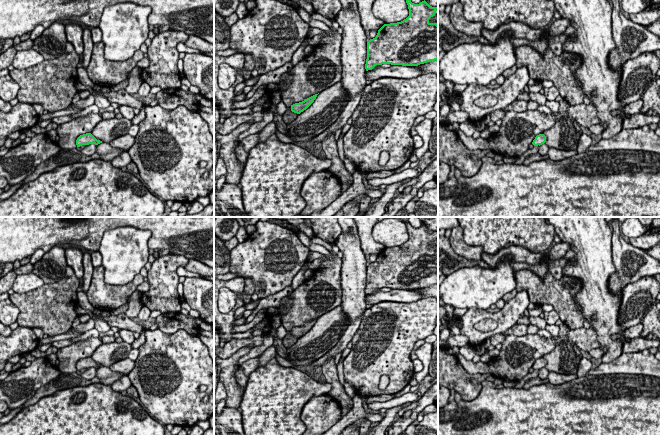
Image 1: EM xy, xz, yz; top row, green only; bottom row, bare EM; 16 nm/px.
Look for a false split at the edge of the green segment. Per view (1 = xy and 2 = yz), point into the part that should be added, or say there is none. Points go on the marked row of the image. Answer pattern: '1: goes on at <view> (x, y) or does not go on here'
1: does not go on here
2: does not go on here

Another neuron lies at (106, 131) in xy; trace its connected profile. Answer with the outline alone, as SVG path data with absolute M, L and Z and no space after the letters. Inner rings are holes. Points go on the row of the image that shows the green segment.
M112 118L100 121L91 134L104 143L110 143L114 139L128 134L129 128L133 125L132 120L126 118Z

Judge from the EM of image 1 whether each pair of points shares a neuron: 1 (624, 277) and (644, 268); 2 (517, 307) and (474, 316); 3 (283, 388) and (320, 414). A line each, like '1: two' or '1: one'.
1: one
2: one
3: two

